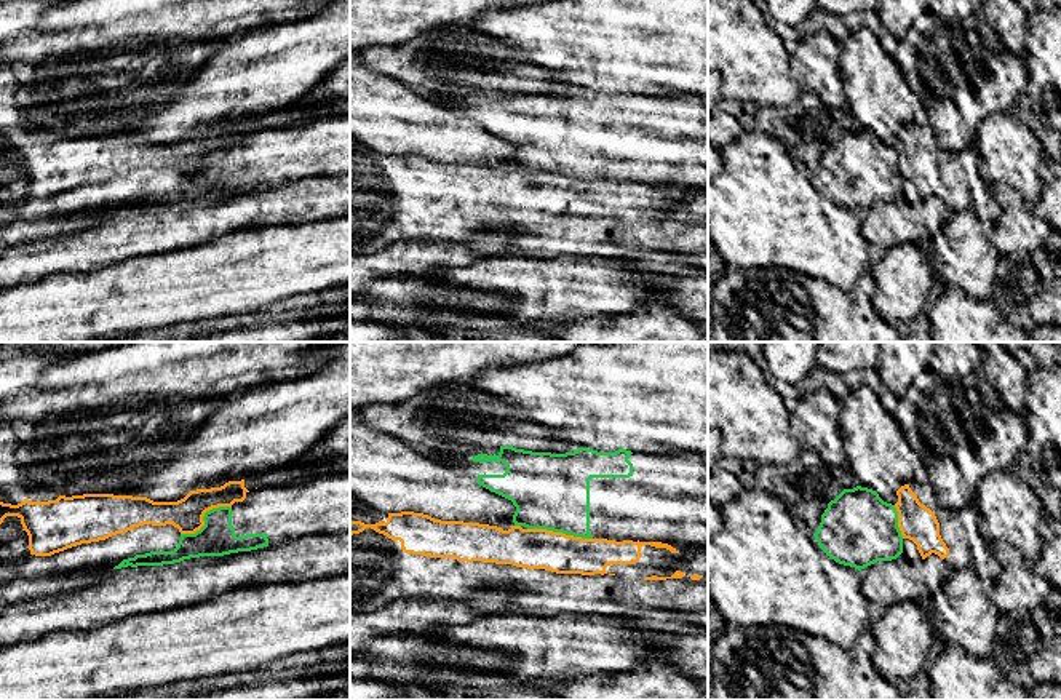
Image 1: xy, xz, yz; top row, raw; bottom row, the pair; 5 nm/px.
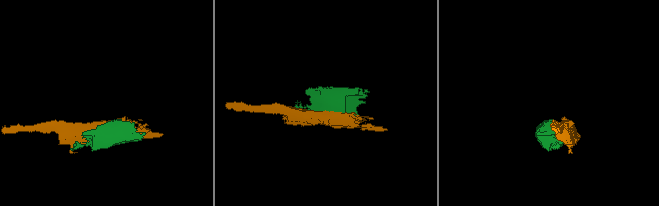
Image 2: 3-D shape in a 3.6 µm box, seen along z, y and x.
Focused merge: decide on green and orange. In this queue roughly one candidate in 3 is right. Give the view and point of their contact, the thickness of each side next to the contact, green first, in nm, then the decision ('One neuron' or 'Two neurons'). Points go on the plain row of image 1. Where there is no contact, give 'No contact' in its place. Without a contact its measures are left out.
Touches green at xz (560, 173). Thickness 380 nm (green) against 200 nm. Two neurons

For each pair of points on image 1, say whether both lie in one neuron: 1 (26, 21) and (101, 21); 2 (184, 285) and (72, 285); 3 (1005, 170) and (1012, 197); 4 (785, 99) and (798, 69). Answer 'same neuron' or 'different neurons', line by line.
1: different neurons
2: same neuron
3: different neurons
4: different neurons

